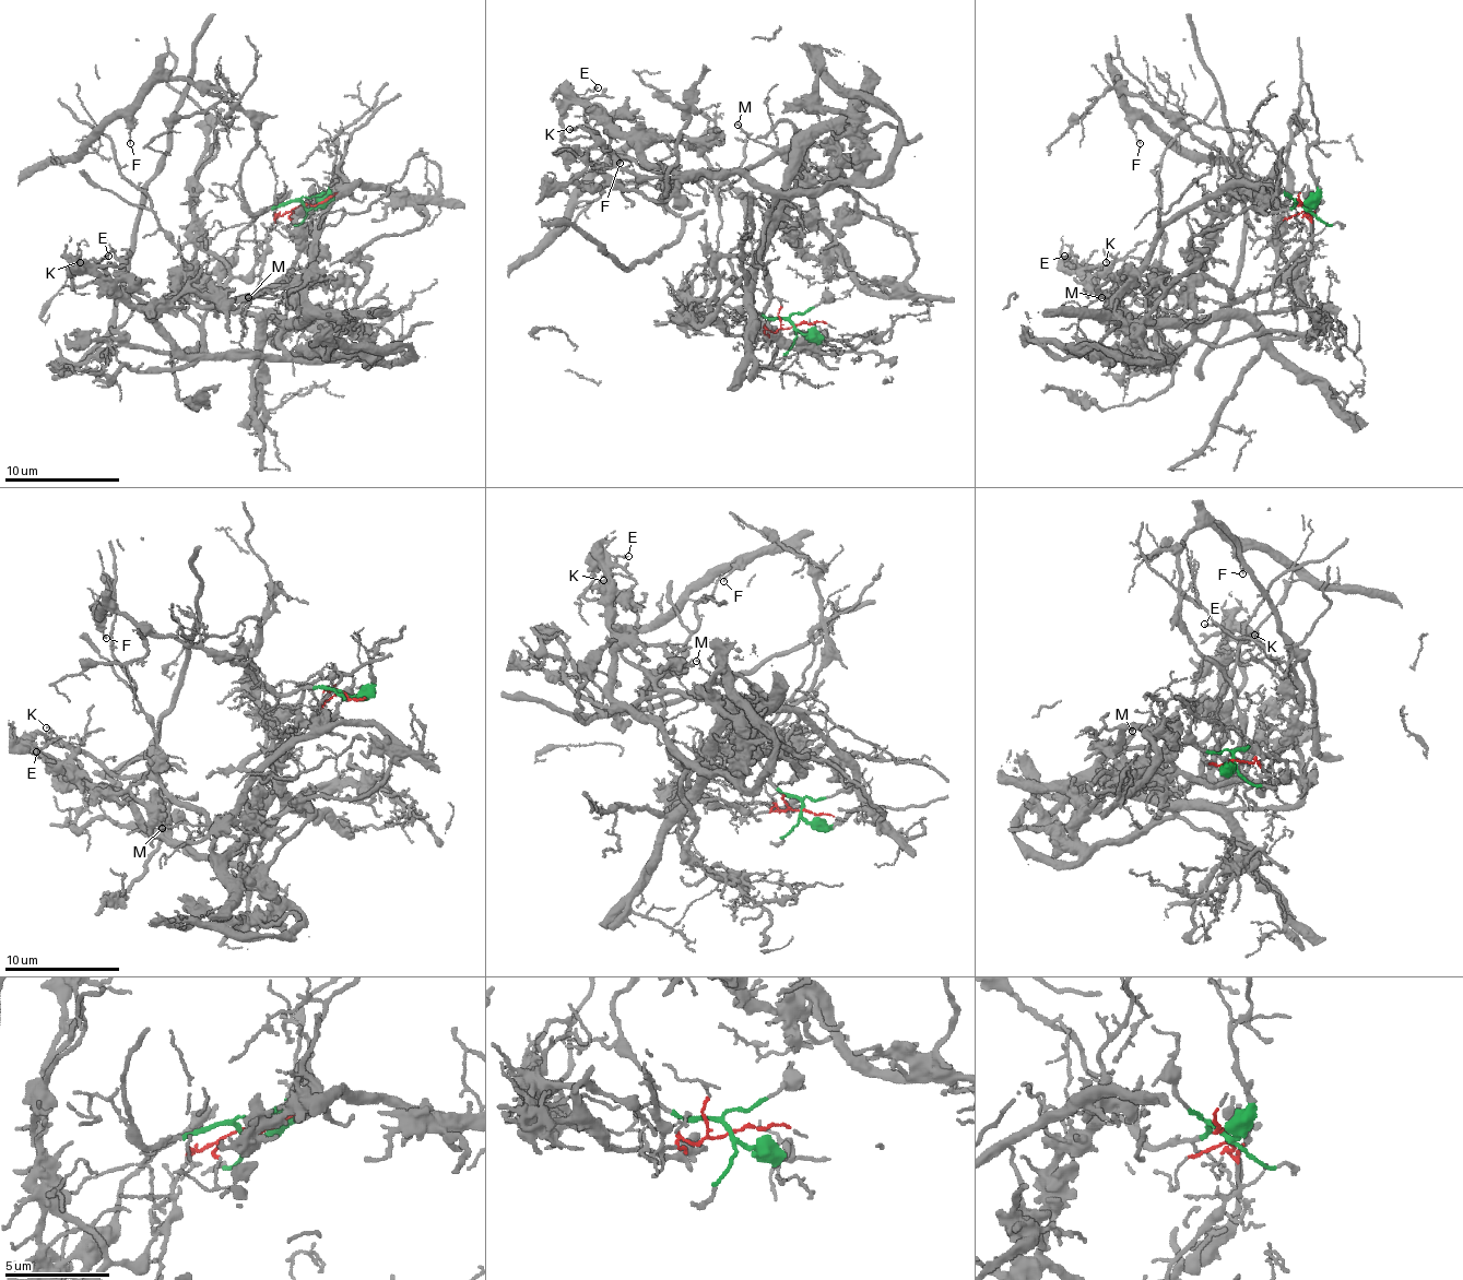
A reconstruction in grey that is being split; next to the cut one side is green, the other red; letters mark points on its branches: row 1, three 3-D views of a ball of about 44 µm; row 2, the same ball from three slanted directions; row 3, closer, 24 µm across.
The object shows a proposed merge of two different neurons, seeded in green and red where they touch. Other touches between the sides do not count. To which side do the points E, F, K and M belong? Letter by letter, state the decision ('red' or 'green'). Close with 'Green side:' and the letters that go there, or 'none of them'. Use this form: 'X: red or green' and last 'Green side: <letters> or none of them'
E: red
F: green
K: red
M: red
Green side: F

